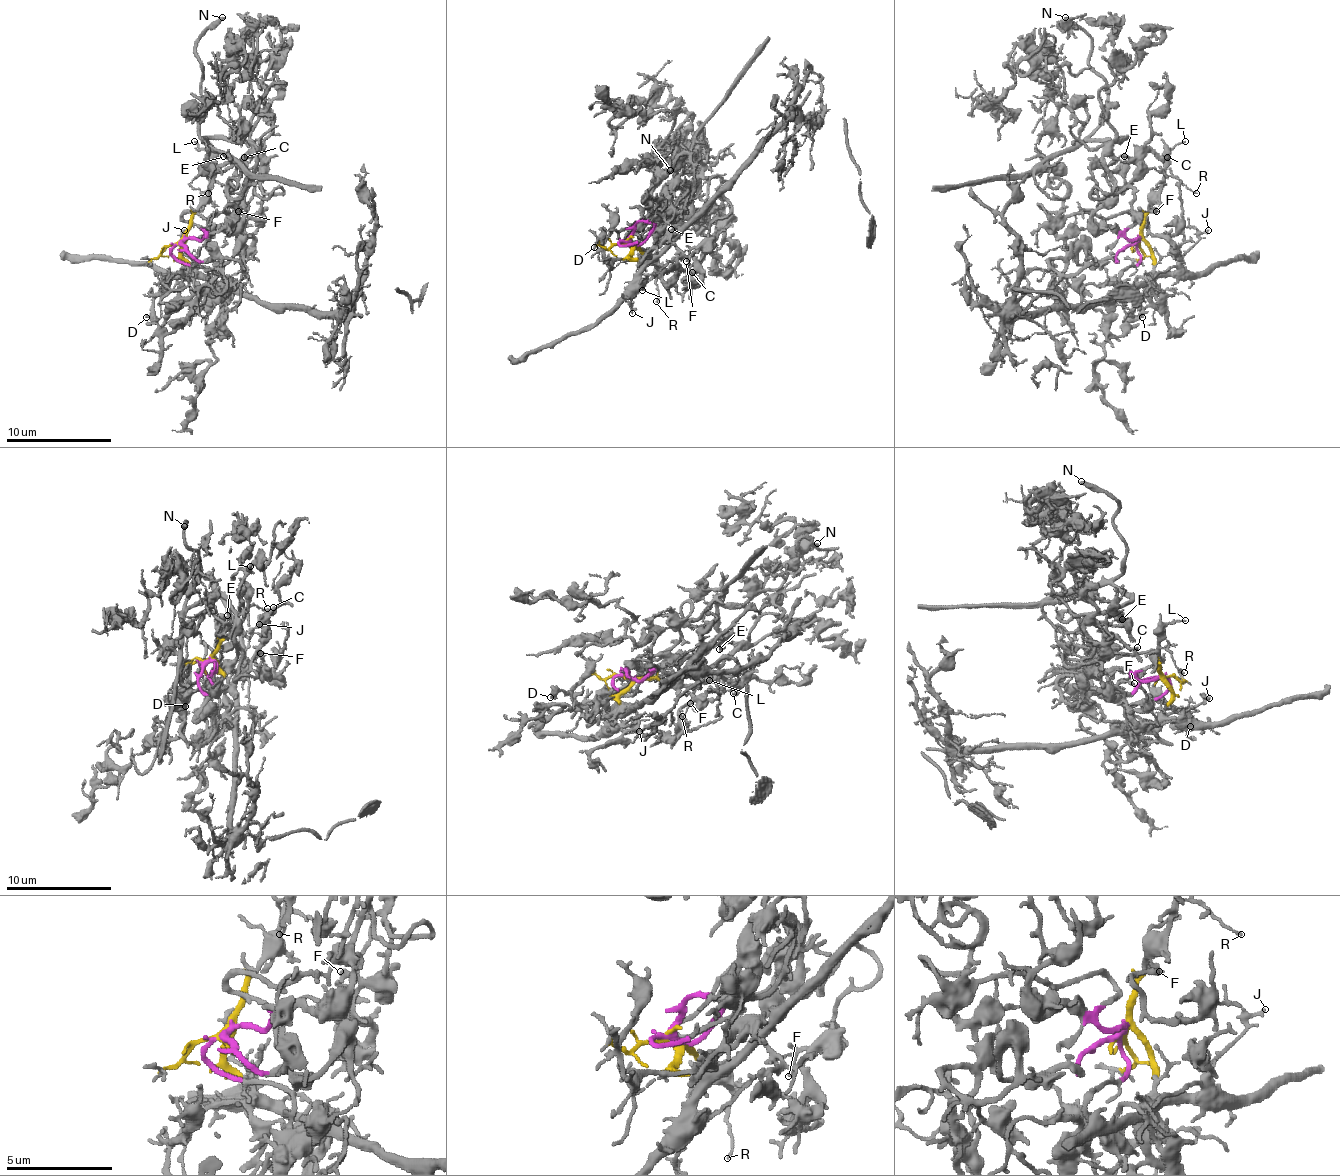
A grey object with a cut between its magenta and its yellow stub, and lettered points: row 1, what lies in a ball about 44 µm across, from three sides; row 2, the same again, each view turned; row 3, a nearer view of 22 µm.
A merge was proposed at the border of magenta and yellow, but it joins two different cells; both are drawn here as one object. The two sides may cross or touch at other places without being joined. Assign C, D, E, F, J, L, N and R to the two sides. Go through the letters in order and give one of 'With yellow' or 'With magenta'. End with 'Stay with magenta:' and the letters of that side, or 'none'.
C: With magenta
D: With yellow
E: With magenta
F: With magenta
J: With yellow
L: With yellow
N: With magenta
R: With yellow
Stay with magenta: C, E, F, N

